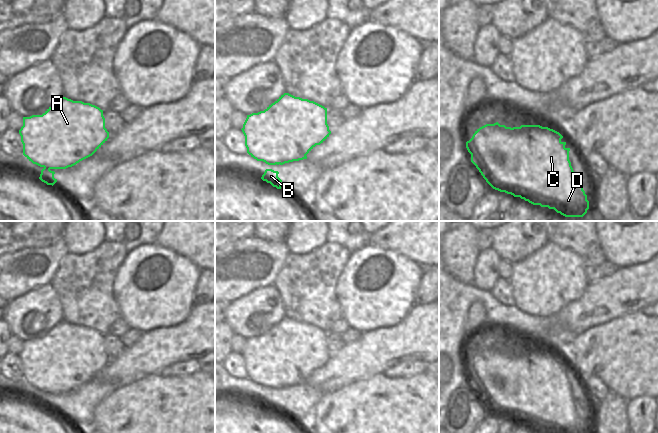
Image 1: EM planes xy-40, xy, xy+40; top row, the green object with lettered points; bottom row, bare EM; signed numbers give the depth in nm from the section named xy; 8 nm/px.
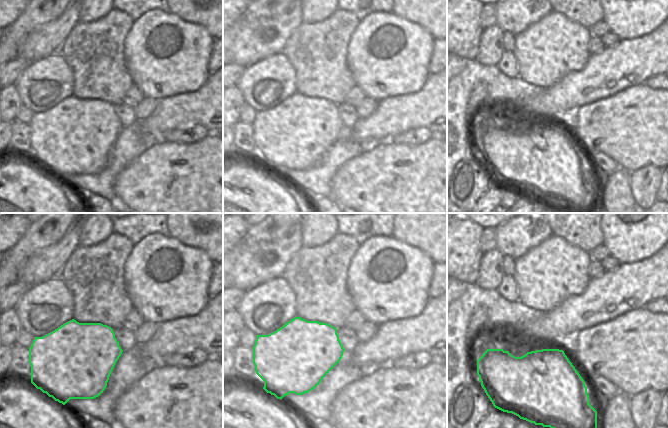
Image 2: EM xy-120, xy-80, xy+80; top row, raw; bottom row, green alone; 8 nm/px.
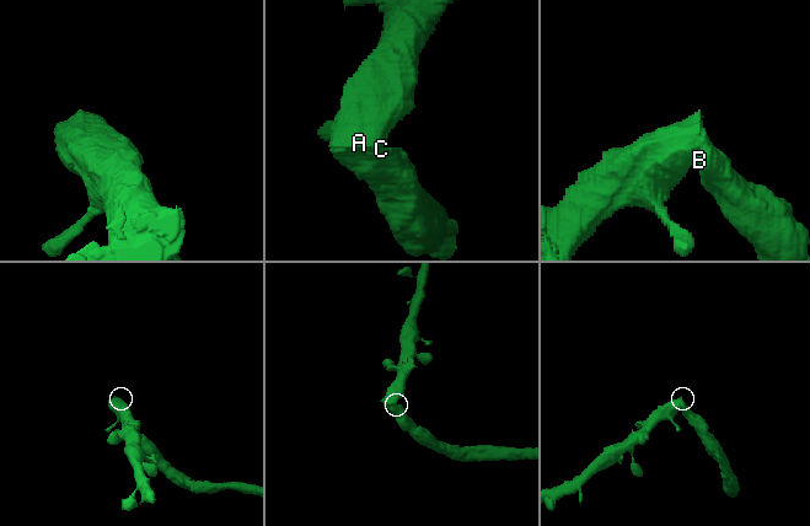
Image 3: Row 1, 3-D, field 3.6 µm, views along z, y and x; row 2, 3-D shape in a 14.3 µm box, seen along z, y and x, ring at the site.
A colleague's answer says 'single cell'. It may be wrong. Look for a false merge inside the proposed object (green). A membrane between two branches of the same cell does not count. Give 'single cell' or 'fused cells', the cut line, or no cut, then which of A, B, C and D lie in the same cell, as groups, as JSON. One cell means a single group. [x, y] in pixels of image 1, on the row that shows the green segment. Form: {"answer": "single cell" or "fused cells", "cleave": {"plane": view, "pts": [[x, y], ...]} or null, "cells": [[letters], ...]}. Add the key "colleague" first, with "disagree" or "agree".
{"colleague": "disagree", "answer": "fused cells", "cleave": {"plane": "xy+40", "pts": [[554, 130], [531, 136], [527, 148], [493, 152], [475, 165]]}, "cells": [["A"], ["B", "C", "D"]]}

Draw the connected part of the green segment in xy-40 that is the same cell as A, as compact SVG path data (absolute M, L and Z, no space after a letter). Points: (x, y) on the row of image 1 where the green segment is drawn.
M62 97L55 101L42 115L23 117L23 126L19 130L23 144L23 155L40 167L50 169L66 169L92 156L109 138L105 128L103 110L90 103L73 101Z

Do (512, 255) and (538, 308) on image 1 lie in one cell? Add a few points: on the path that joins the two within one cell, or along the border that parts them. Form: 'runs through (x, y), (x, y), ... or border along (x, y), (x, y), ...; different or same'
border along (540, 248), (520, 261); different

